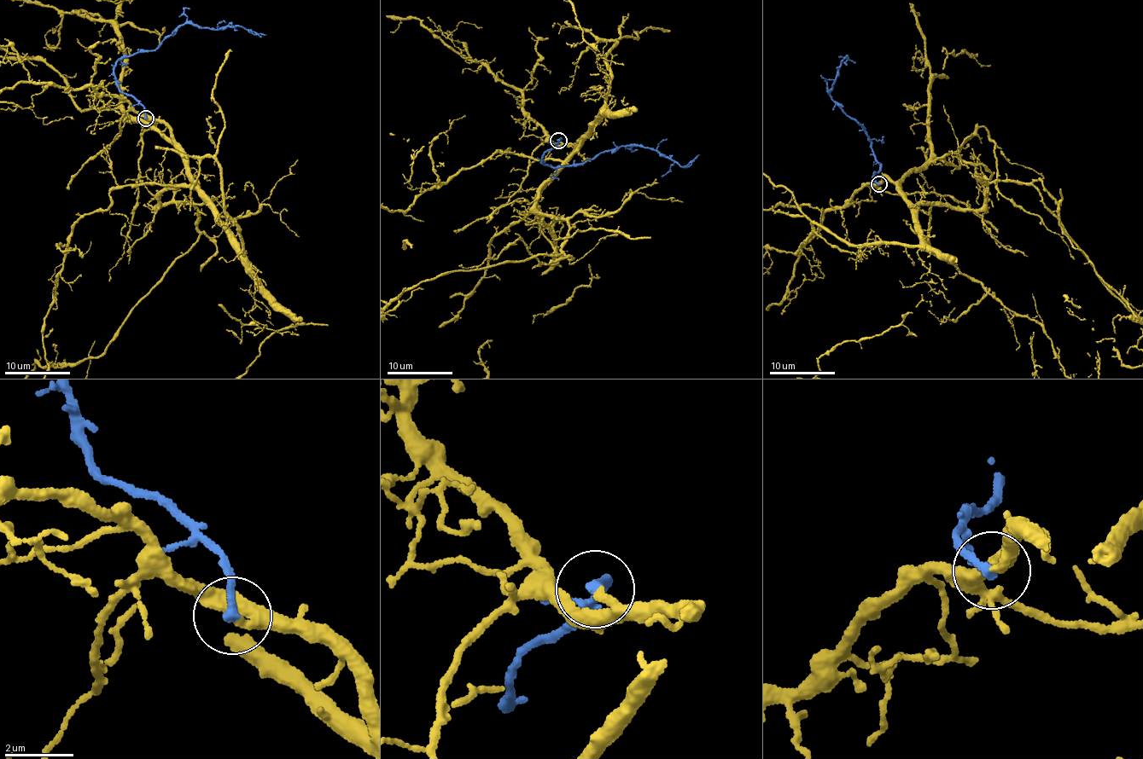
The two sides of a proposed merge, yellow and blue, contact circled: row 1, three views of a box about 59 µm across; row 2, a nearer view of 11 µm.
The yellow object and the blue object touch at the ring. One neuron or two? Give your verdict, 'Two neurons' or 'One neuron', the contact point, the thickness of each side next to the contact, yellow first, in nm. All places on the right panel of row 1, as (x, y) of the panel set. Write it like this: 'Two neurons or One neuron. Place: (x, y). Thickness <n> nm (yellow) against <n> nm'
One neuron. Place: (879, 183). Thickness 280 nm (yellow) against 240 nm

